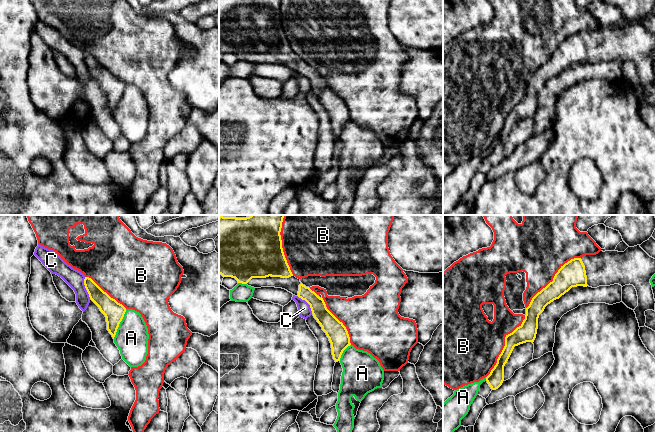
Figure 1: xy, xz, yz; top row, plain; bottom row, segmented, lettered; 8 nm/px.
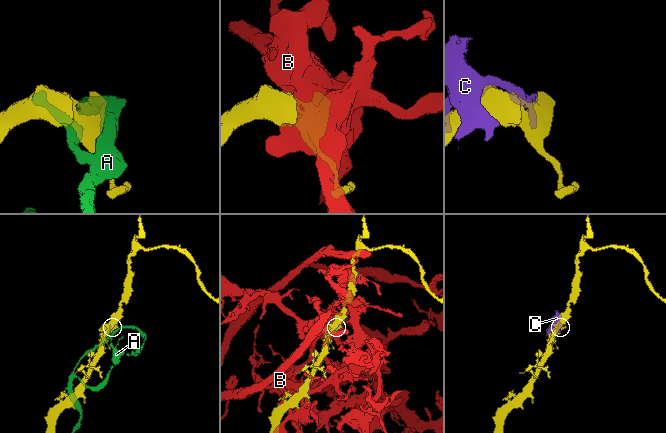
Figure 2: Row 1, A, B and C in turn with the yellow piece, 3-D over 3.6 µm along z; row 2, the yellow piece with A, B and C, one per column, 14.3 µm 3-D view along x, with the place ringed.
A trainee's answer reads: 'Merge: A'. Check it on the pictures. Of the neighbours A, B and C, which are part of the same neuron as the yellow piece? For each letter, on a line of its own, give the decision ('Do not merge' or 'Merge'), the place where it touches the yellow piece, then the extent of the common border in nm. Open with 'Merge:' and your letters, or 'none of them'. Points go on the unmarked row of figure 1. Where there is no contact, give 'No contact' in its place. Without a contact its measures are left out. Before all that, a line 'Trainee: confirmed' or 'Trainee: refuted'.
Trainee: refuted
Merge: none of them
A: Do not merge. Touches yellow at xy (119, 99). Shared border 260 nm
B: Do not merge. Touches yellow at yz (505, 121). Shared border 600 nm
C: Do not merge. Touches yellow at xy (85, 63). Shared border 180 nm

